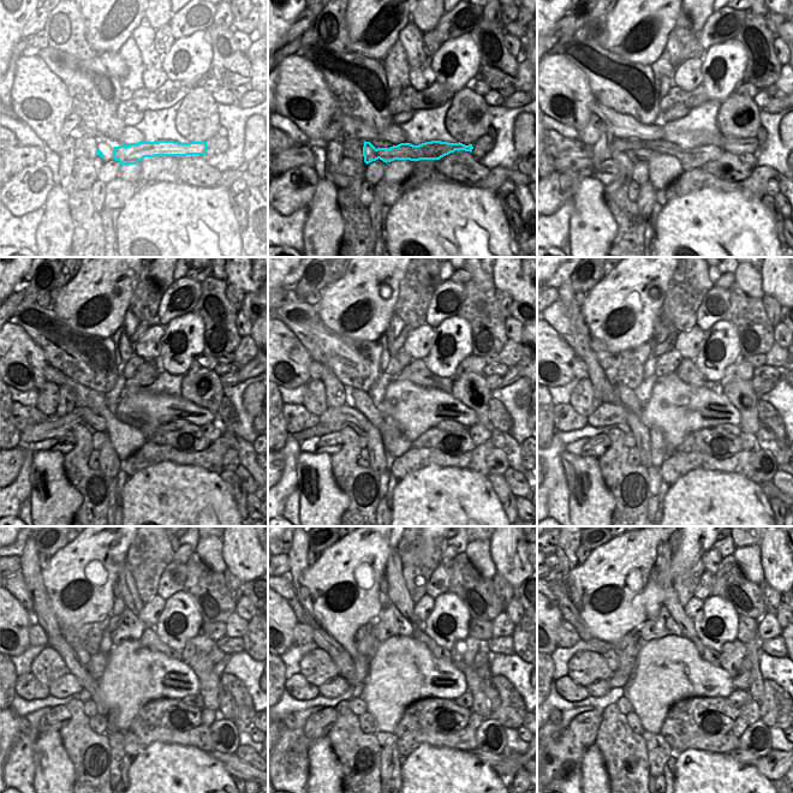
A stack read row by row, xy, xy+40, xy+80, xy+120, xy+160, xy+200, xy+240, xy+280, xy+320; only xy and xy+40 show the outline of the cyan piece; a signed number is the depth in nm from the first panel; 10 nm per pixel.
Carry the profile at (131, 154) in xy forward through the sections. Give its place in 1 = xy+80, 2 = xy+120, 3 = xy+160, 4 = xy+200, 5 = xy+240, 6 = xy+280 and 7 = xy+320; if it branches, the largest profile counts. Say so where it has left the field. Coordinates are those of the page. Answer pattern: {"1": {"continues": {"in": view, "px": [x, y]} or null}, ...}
{"1": {"continues": {"in": "xy+80", "px": [635, 148]}}, "2": {"continues": {"in": "xy+120", "px": [89, 417]}}, "3": {"continues": {"in": "xy+160", "px": [346, 413]}}, "4": {"continues": {"in": "xy+200", "px": [607, 413]}}, "5": {"continues": {"in": "xy+240", "px": [66, 685]}}, "6": {"continues": {"in": "xy+280", "px": [332, 689]}}, "7": {"continues": {"in": "xy+320", "px": [601, 687]}}}

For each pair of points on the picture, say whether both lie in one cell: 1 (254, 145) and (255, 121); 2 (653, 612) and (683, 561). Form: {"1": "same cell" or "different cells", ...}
{"1": "same cell", "2": "same cell"}

